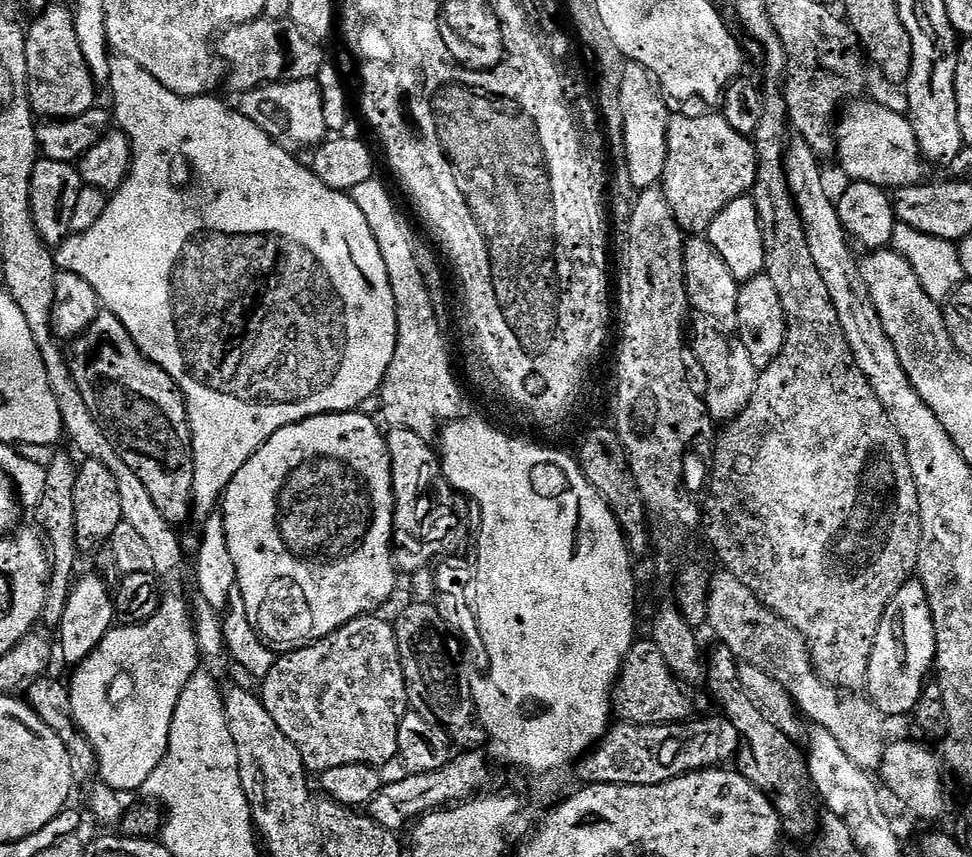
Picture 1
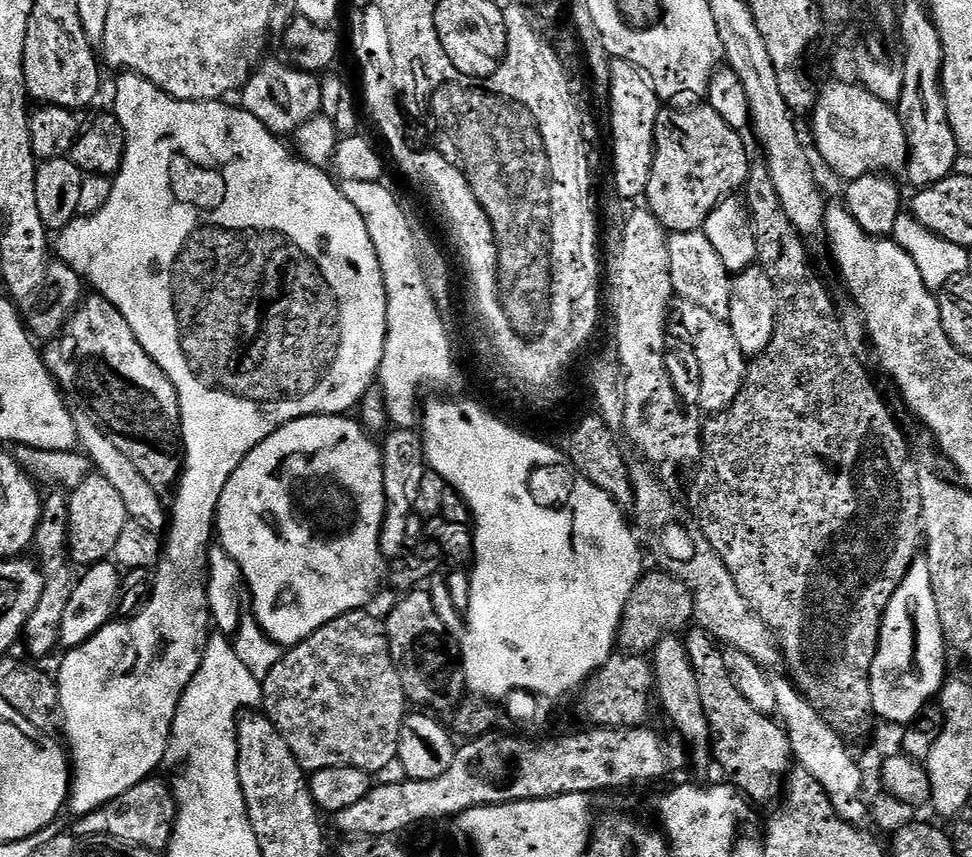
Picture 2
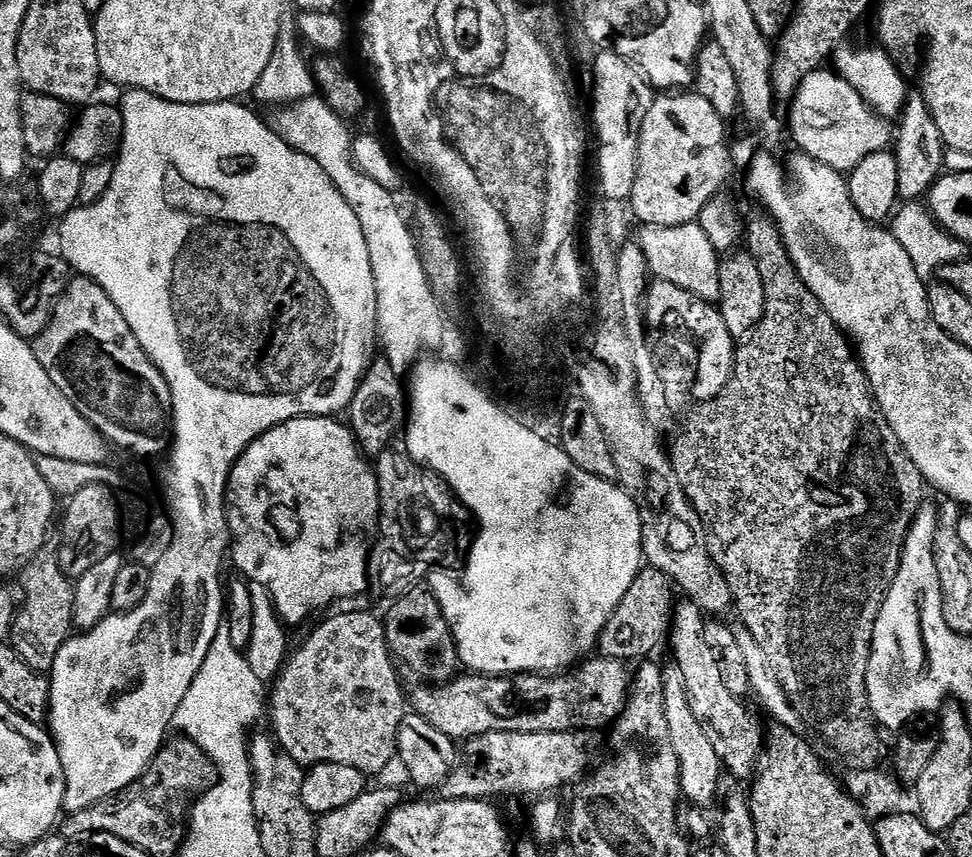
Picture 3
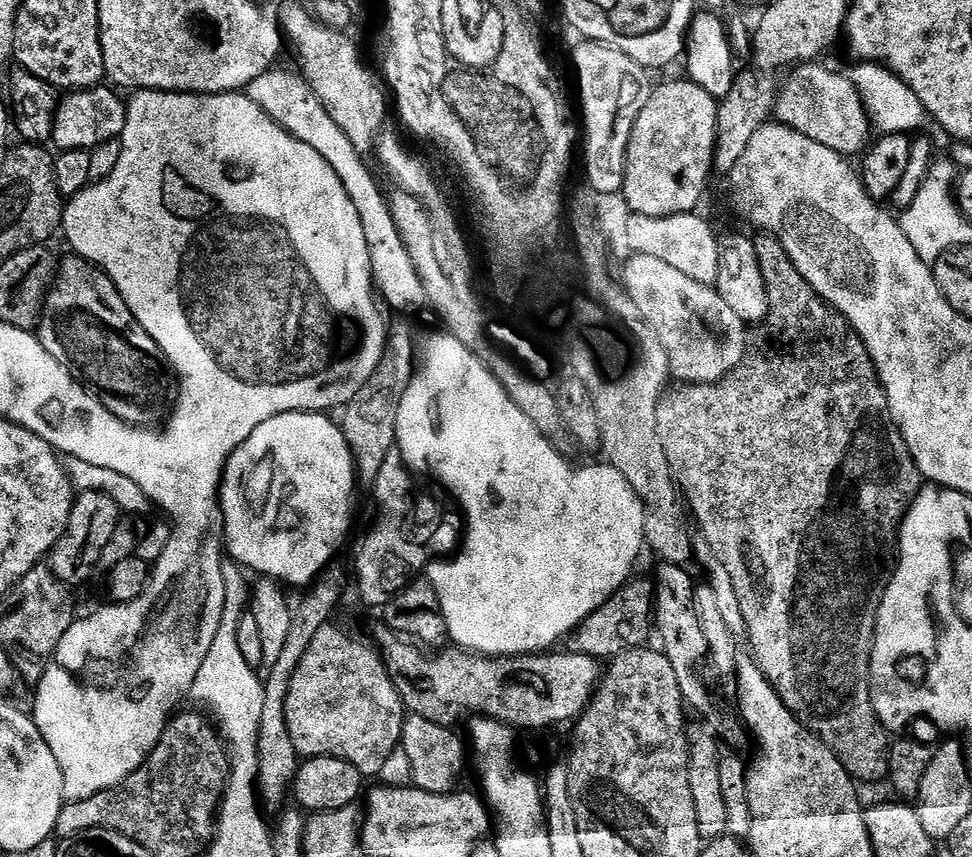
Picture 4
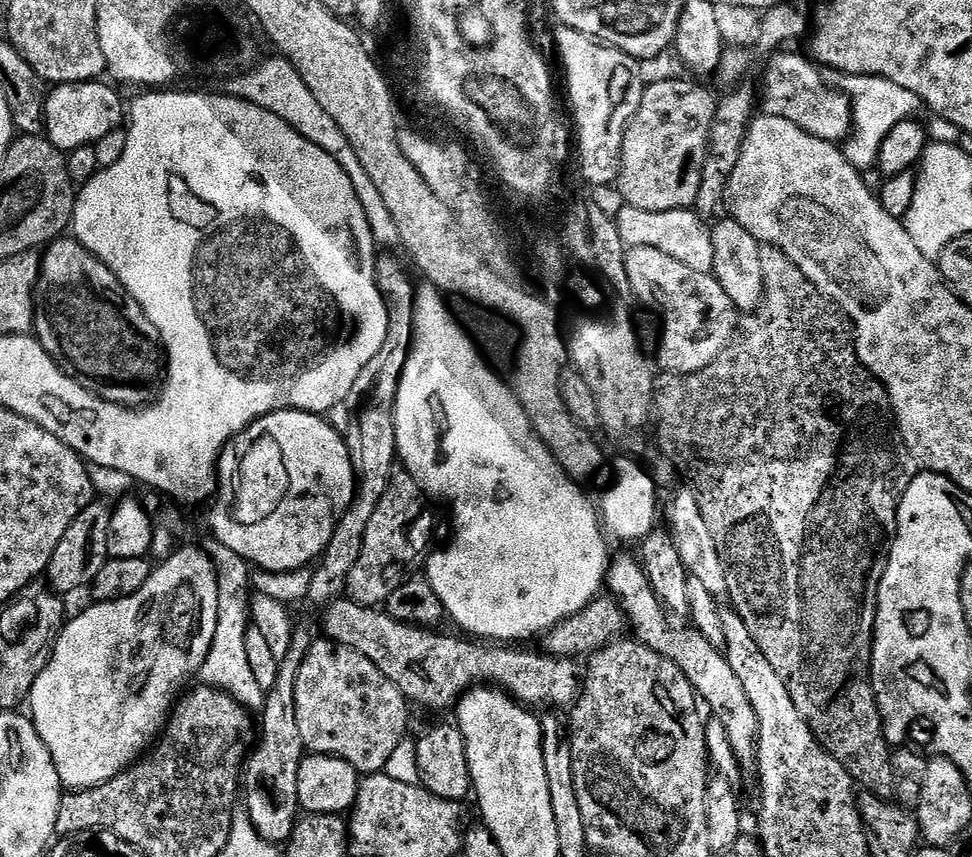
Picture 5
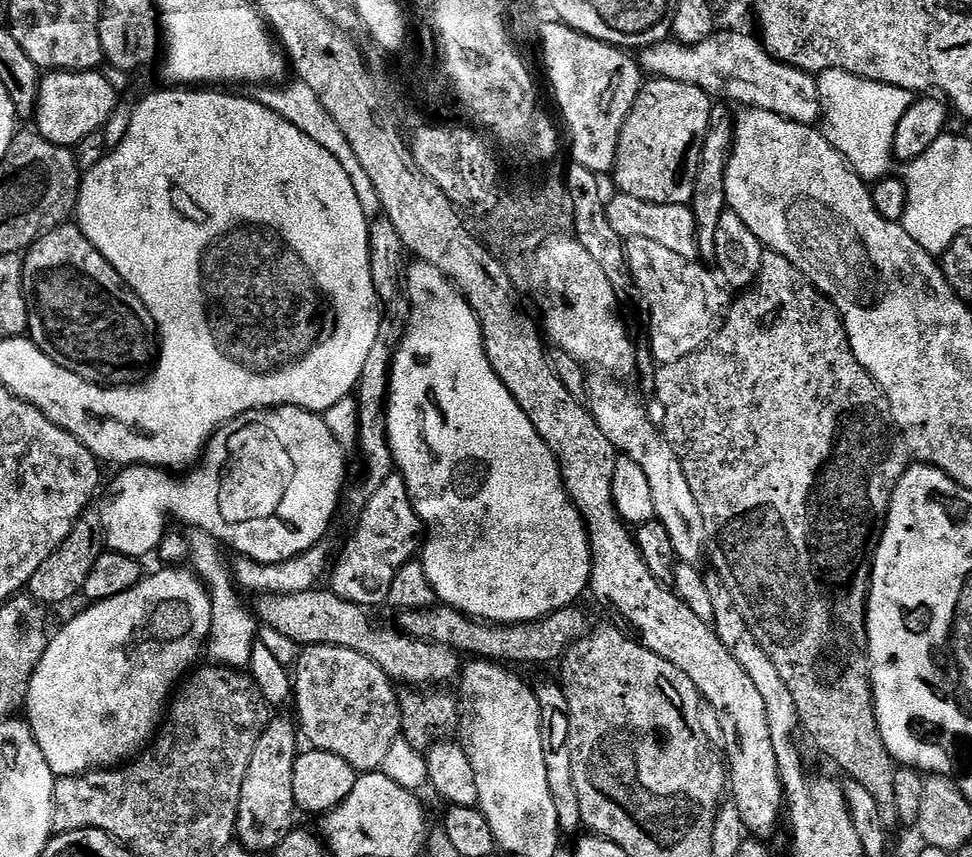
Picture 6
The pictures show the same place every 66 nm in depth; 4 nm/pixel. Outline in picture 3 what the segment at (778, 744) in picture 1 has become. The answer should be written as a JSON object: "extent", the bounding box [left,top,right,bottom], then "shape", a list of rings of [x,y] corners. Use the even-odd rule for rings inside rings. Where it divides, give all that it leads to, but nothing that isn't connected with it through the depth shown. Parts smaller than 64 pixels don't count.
{"extent":[670,603,766,781],"shape":[[[683,603],[675,605],[670,633],[672,652],[680,666],[678,674],[684,679],[692,710],[707,728],[727,775],[751,781],[757,775],[766,752],[766,728],[760,725],[759,718],[744,705],[745,701],[735,696],[728,687],[720,654],[706,639],[706,613],[696,604]]]}

